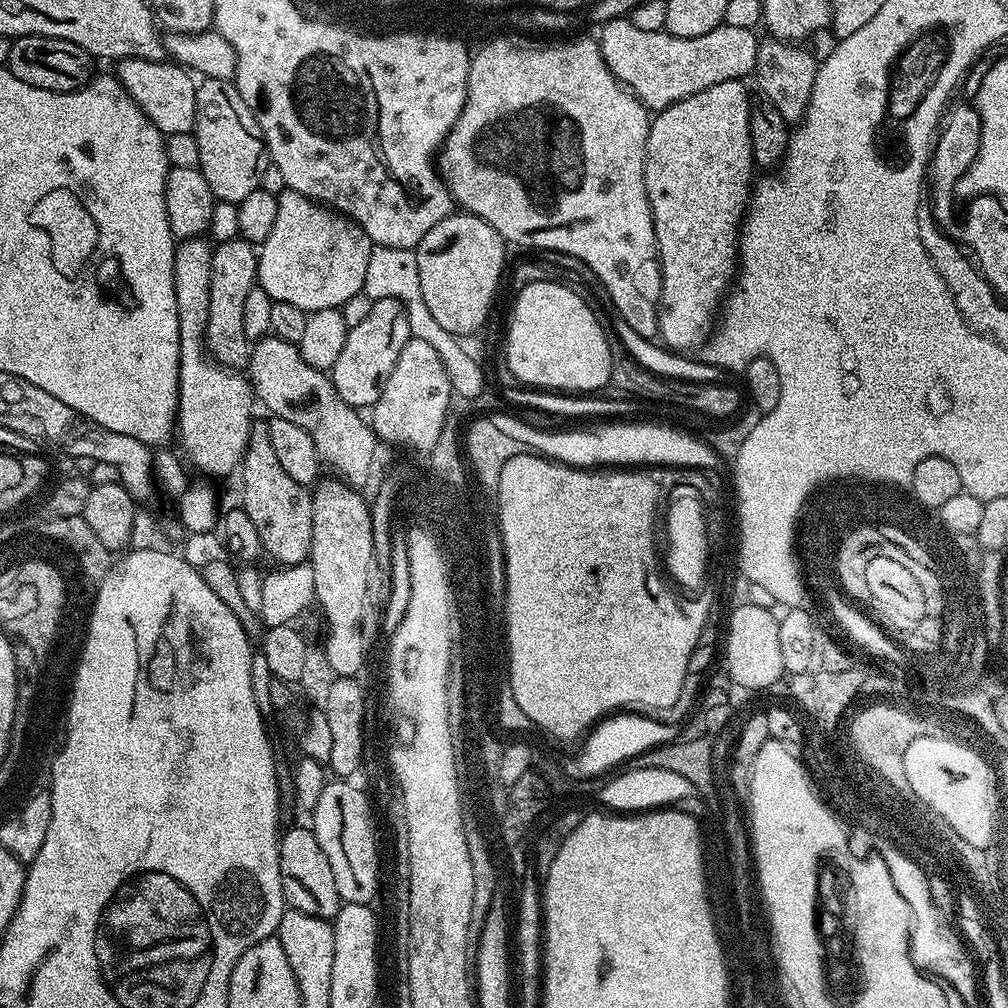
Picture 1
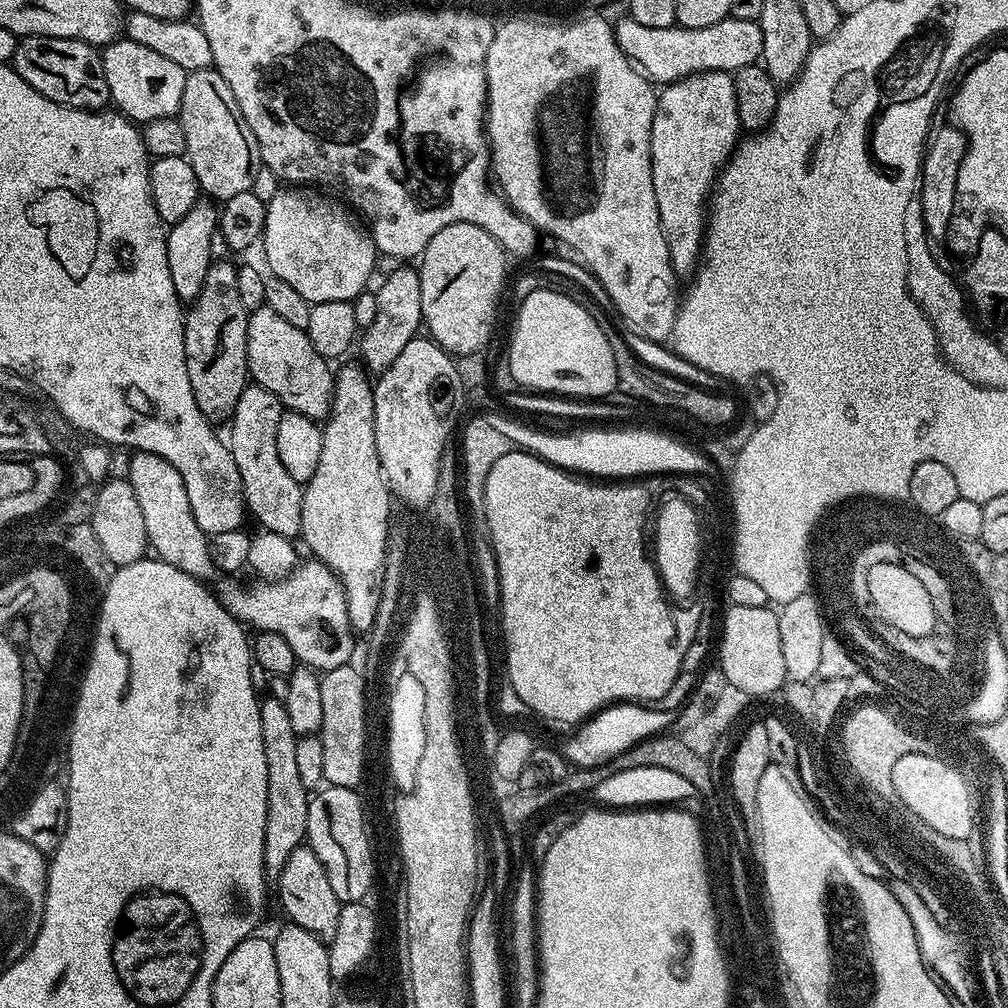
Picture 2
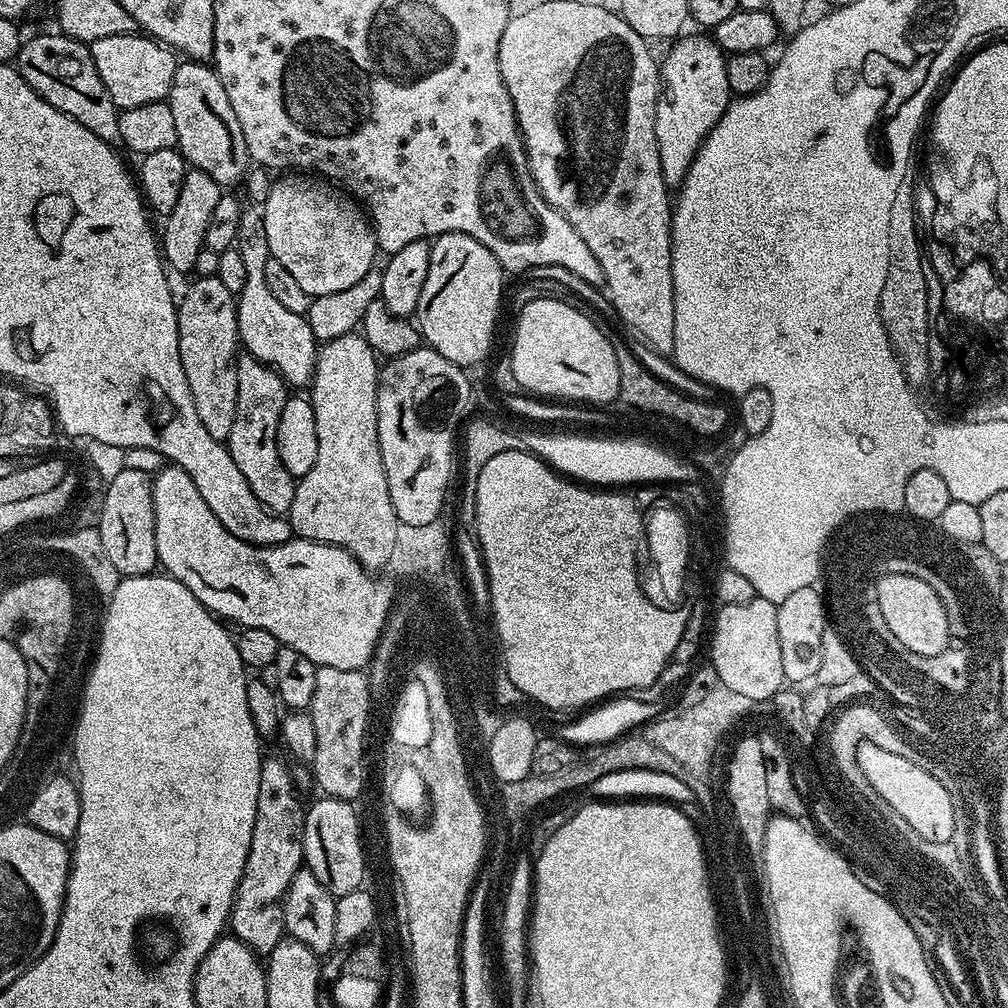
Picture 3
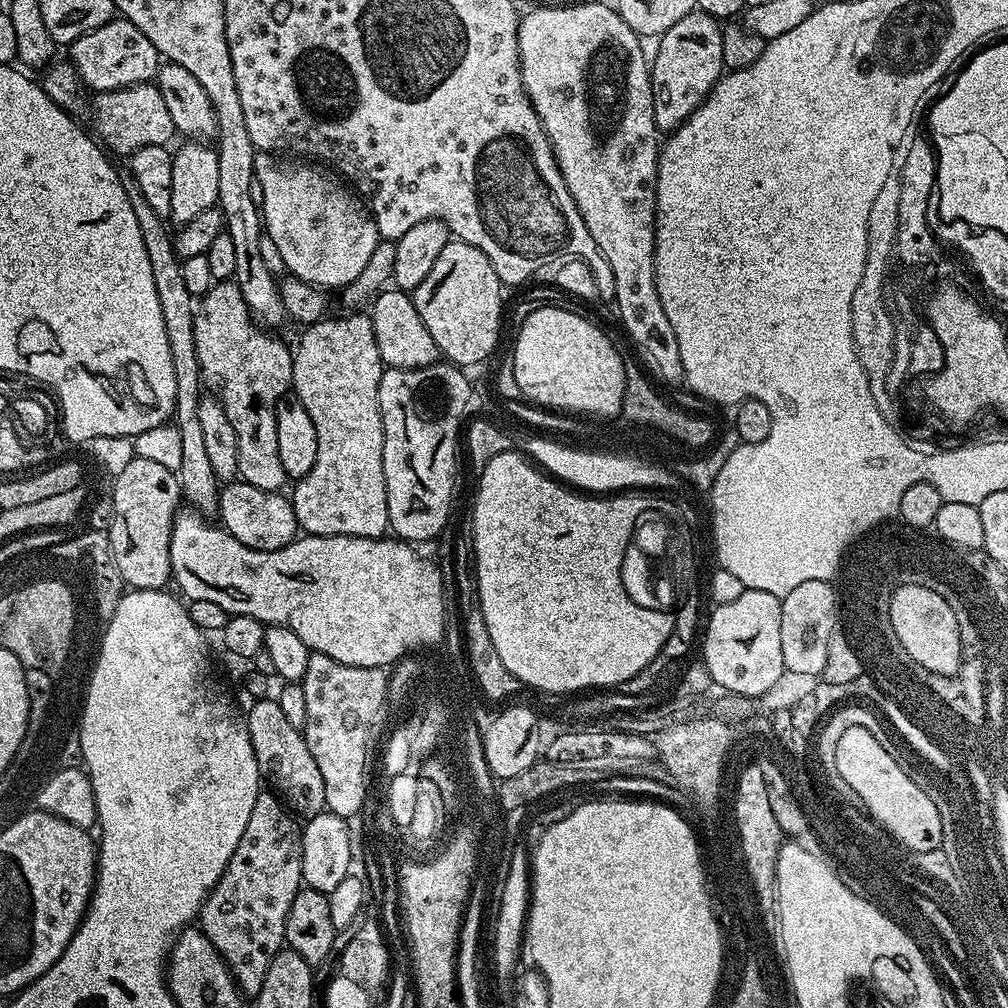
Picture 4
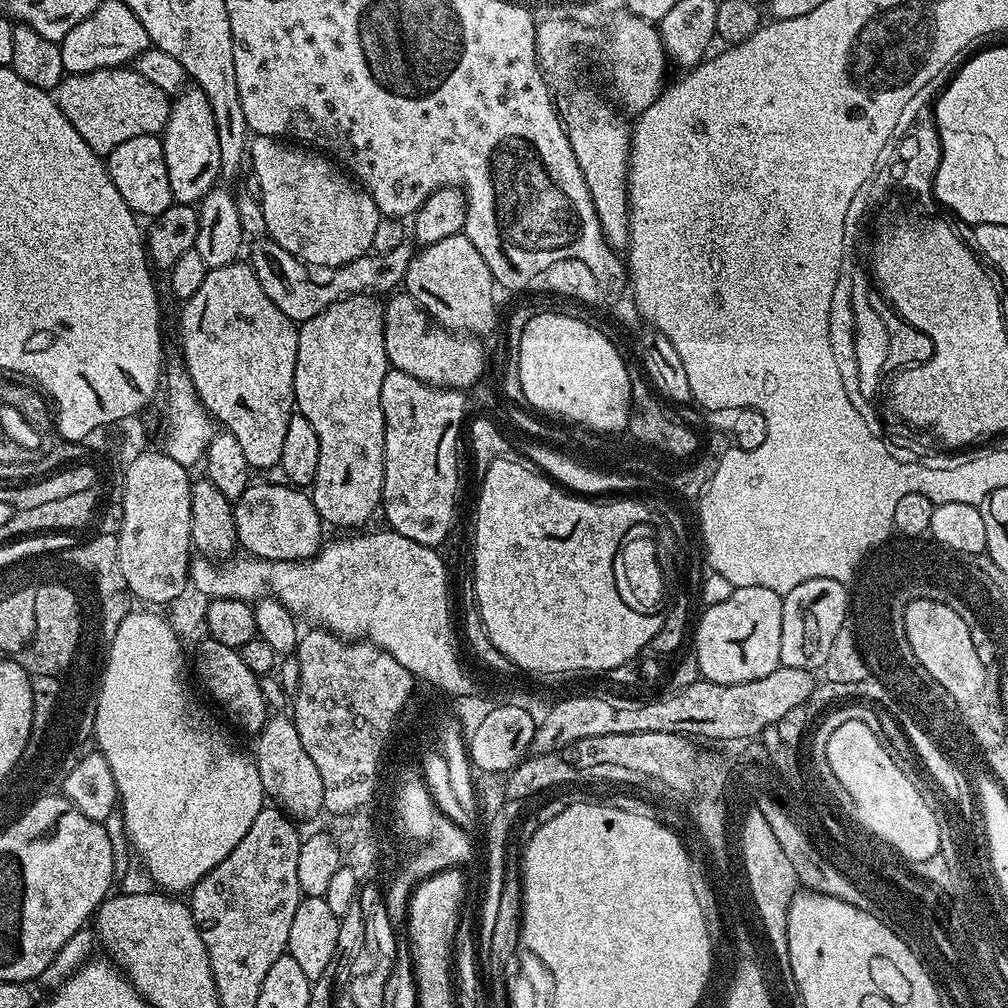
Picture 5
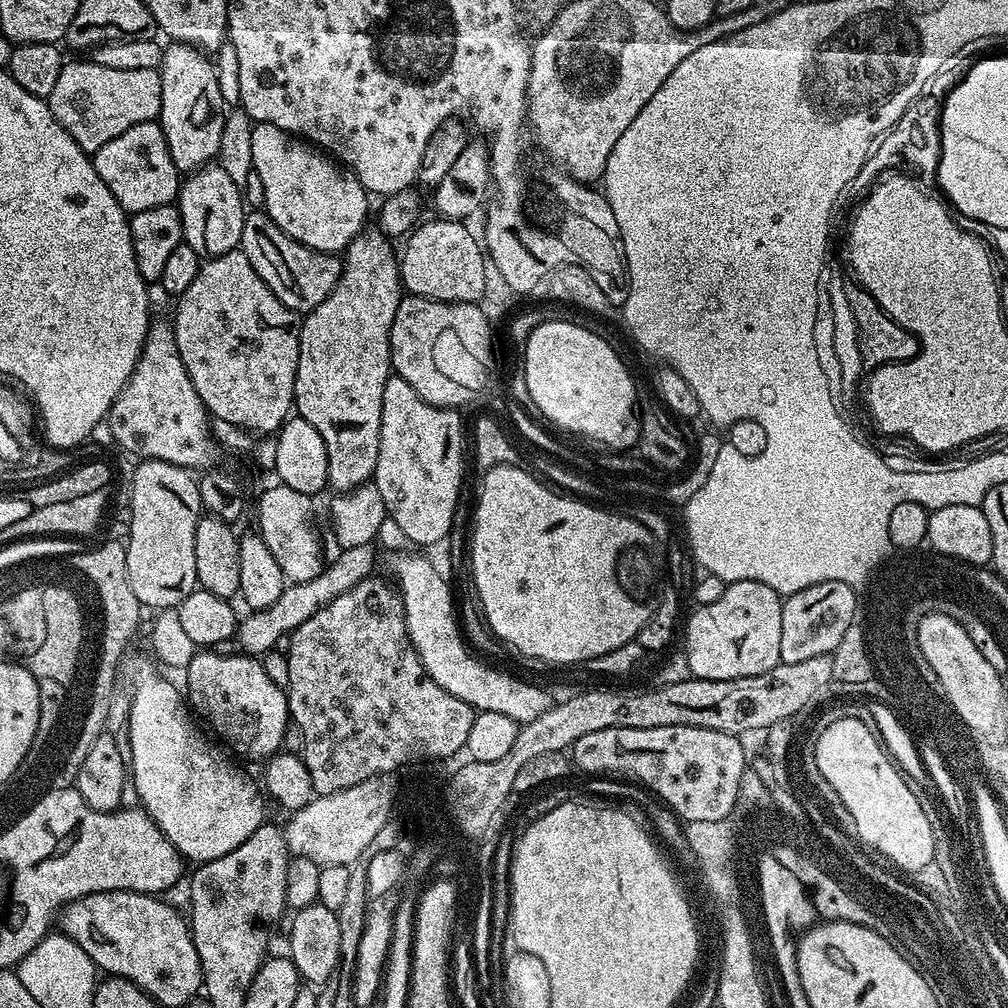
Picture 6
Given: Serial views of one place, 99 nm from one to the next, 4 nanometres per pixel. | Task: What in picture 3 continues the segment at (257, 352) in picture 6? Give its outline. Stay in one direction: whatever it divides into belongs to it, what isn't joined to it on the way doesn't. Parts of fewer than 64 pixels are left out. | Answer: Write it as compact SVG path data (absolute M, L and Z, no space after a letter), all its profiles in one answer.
M244 354L237 359L238 370L238 402L234 426L230 426L230 434L226 447L230 458L234 458L234 466L242 470L242 478L246 478L246 486L262 502L262 506L273 514L287 514L294 502L296 480L282 466L282 458L278 458L278 418L282 418L282 406L286 406L290 395L289 385L272 368L267 368L252 356Z

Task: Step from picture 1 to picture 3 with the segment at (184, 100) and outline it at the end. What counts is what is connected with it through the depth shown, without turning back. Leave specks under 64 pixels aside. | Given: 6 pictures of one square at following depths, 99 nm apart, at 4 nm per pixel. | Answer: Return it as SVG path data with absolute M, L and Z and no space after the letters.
M127 32L110 38L98 38L91 44L94 65L117 108L137 108L150 102L167 101L168 91L174 82L178 56L173 49L147 34Z

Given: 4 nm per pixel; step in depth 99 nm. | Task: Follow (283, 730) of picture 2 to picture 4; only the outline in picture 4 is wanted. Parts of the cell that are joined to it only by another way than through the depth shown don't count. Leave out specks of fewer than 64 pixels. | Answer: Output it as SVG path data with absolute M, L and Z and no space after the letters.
M260 791L254 802L254 810L250 810L250 822L246 822L246 830L242 830L242 838L238 838L238 846L234 849L222 878L218 878L212 893L200 907L200 931L220 951L220 957L228 963L228 969L236 979L236 987L248 998L254 998L262 990L262 982L266 982L266 970L270 970L270 962L285 947L286 918L302 887L302 828L296 822L297 817L289 811L284 800L275 791Z

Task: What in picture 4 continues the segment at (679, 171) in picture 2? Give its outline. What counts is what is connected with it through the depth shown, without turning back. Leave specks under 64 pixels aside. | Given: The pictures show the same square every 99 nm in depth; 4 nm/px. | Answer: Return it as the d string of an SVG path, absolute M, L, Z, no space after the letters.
M697 10L686 14L686 18L678 18L678 22L670 26L670 30L666 30L659 36L657 44L660 45L656 48L656 57L653 55L650 60L652 105L657 129L671 130L679 126L712 93L713 86L720 81L725 71L722 58L722 24L715 16Z

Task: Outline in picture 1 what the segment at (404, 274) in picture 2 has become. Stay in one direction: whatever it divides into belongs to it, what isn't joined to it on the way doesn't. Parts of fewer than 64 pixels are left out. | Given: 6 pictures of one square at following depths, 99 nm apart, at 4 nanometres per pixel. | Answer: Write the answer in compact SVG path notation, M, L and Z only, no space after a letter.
M390 297L373 300L366 319L348 330L346 346L342 346L342 354L338 354L338 362L330 370L332 384L342 402L357 410L371 409L386 386L386 378L390 378L390 370L394 370L394 362L398 362L398 354L402 354L402 346L411 339L410 322L403 305Z

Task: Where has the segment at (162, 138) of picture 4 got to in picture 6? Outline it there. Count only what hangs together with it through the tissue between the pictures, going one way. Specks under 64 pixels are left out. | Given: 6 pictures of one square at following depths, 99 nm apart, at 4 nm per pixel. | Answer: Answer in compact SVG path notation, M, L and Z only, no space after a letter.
M65 63L58 83L46 97L52 115L68 139L86 154L95 154L110 138L126 134L130 126L156 120L162 110L162 78L157 69L110 70L110 66Z

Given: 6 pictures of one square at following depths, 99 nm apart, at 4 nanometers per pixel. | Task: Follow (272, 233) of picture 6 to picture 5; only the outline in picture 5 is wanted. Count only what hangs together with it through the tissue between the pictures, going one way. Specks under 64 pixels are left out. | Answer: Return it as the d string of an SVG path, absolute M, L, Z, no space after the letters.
M405 234L401 244L394 246L394 250L365 254L346 262L341 268L330 268L312 277L309 265L290 254L290 250L282 250L282 246L278 246L278 242L271 238L260 238L253 244L256 245L252 248L250 263L258 282L262 282L262 290L266 290L266 298L270 298L270 302L274 302L274 306L278 306L286 318L297 322L314 318L314 314L322 314L322 310L343 300L345 296L395 293L403 285L406 270L417 254L411 235Z

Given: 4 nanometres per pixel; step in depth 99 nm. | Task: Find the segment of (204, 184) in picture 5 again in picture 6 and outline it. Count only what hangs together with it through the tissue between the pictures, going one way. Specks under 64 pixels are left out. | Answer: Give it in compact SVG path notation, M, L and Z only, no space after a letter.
M169 43L158 69L162 78L162 110L158 117L160 128L170 146L170 158L182 174L191 174L220 155L222 126L226 115L224 88L209 57L193 44Z

